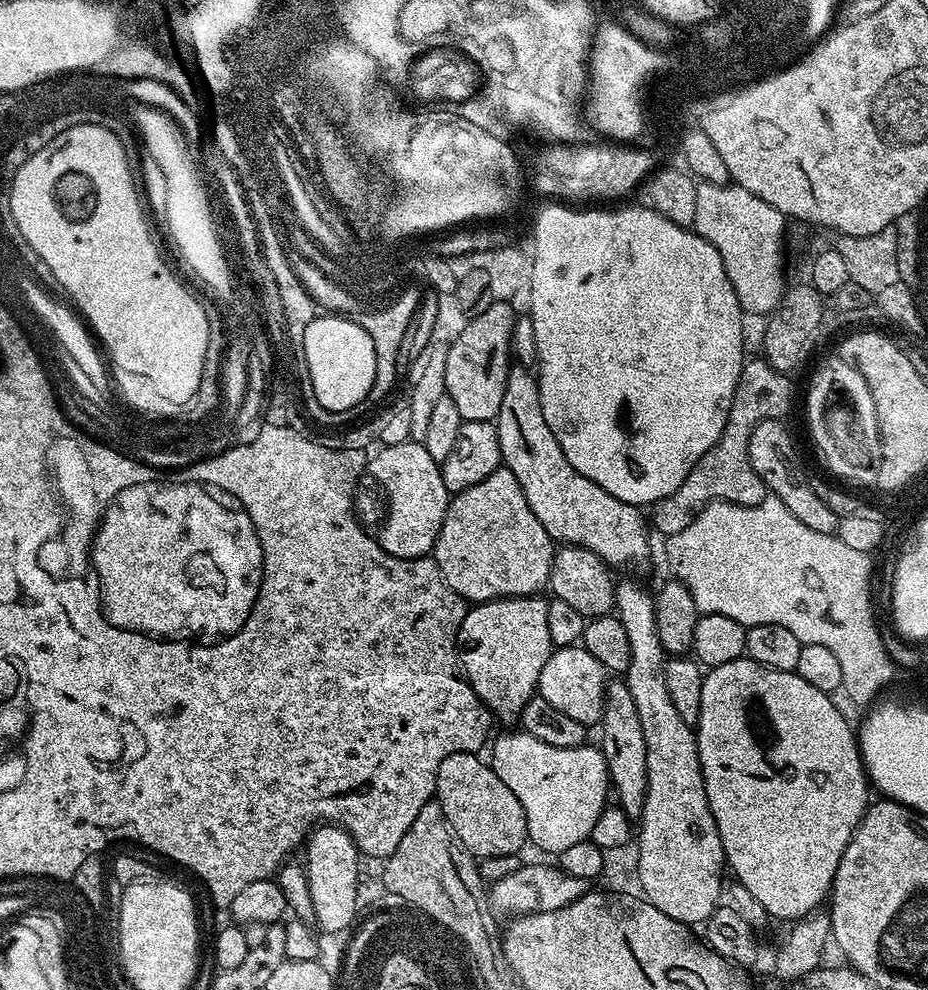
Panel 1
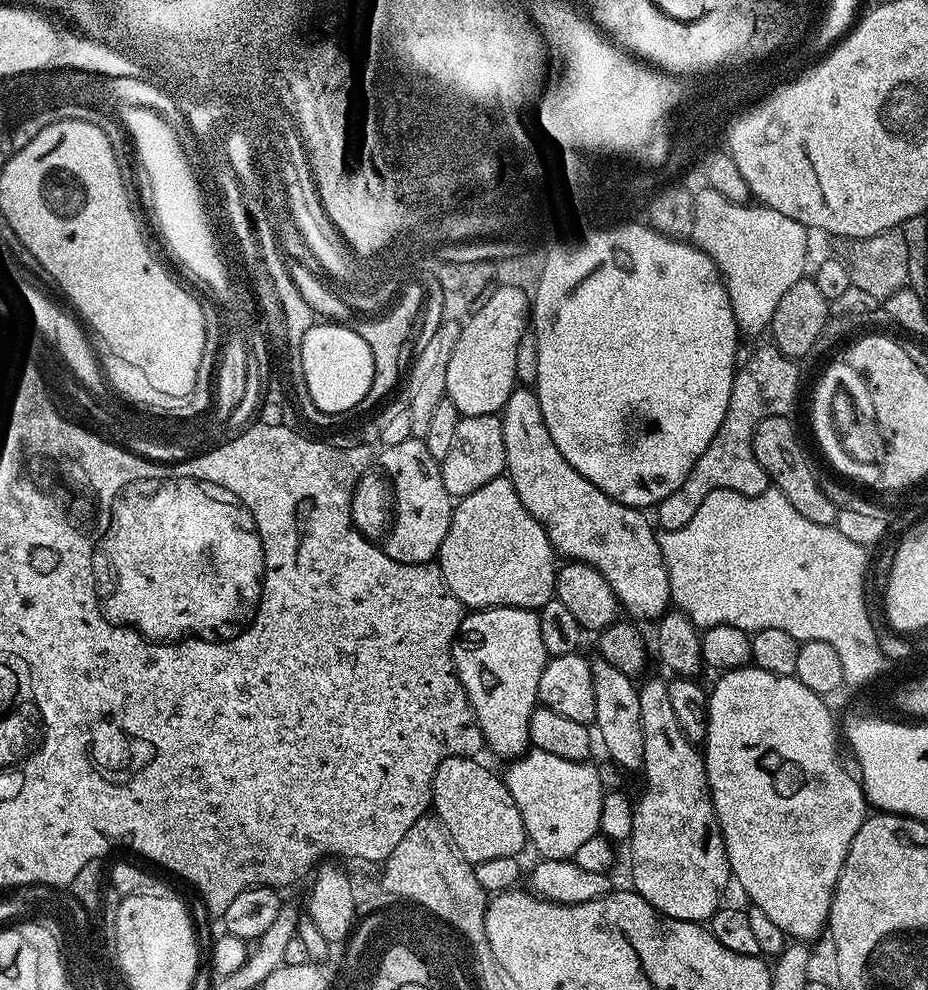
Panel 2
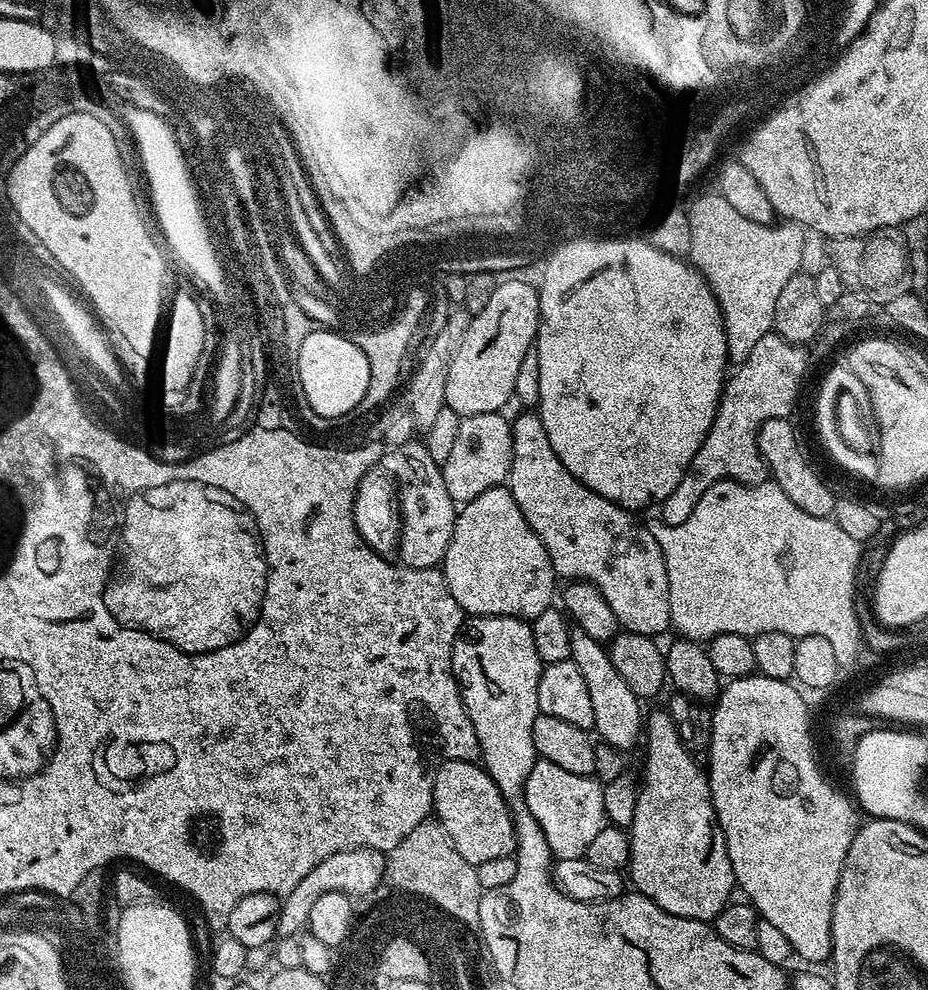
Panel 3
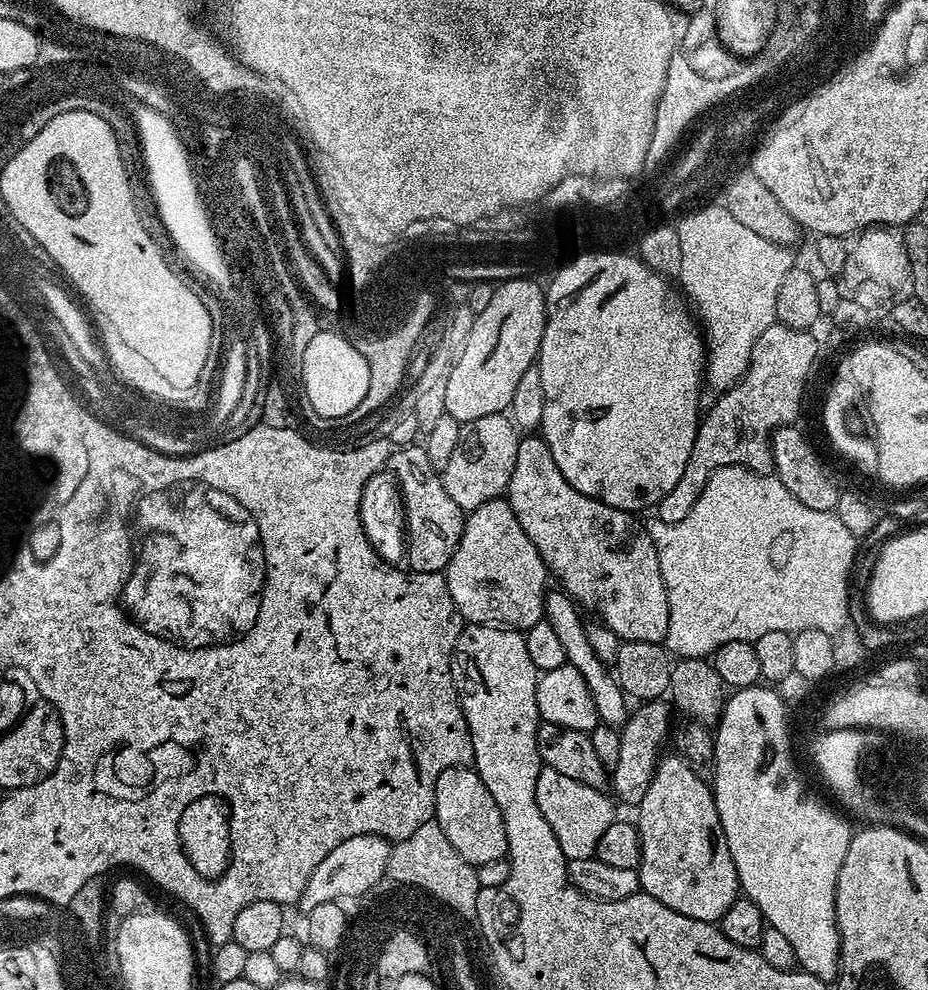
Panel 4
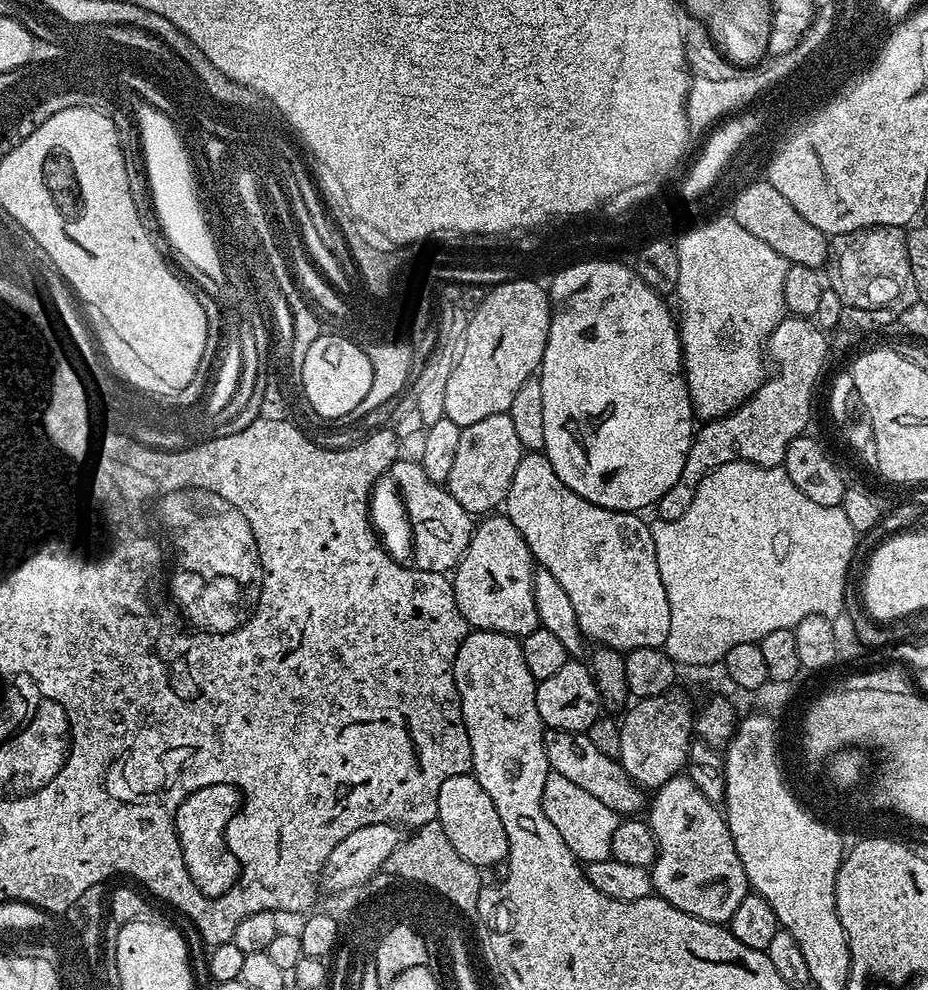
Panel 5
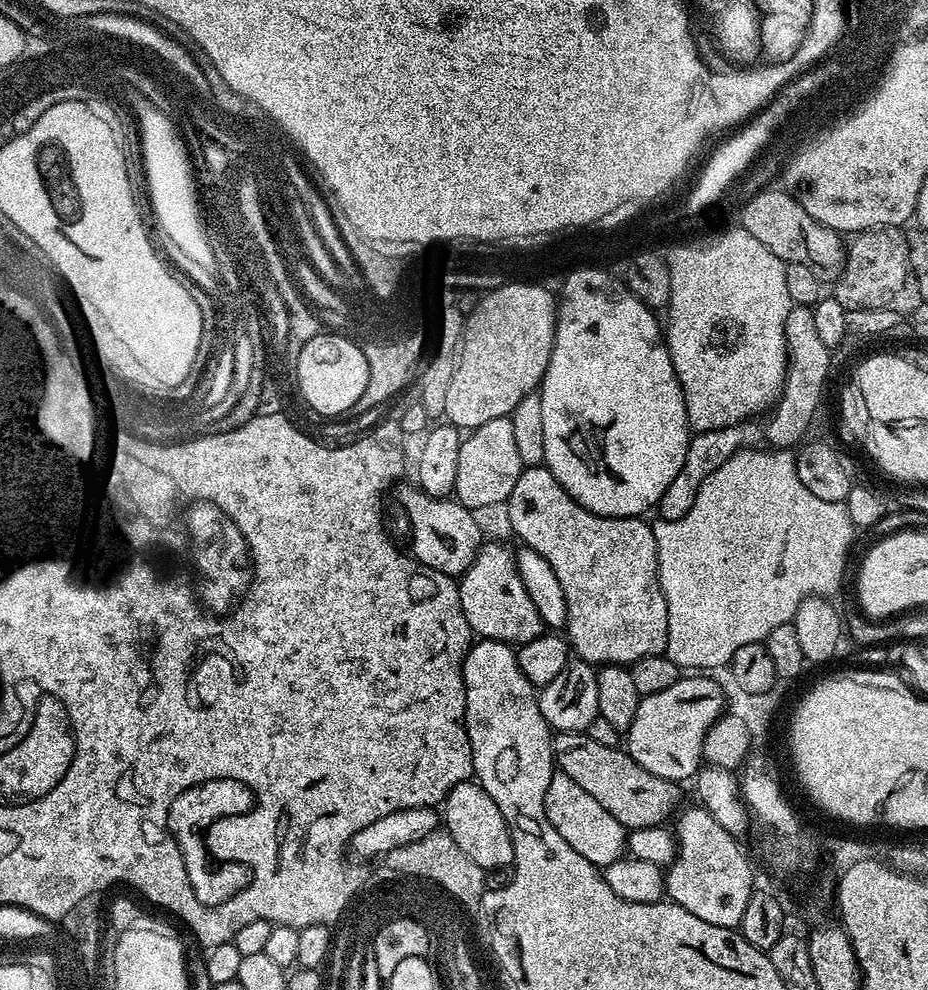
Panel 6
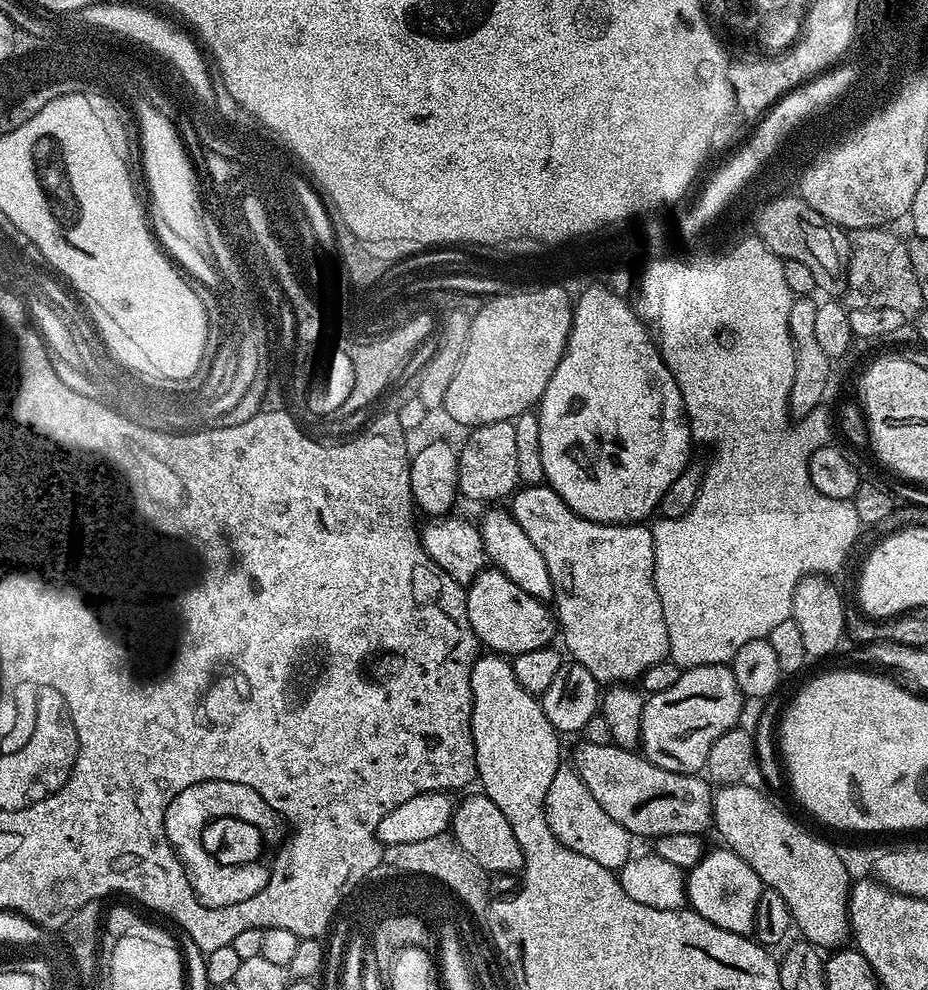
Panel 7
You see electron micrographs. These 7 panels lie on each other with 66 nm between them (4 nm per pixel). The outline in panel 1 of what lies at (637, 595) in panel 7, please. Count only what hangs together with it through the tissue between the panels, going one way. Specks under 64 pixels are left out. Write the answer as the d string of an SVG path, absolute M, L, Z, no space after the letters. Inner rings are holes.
M516 362L508 369L506 390L502 394L502 406L495 418L498 446L503 467L518 478L518 486L522 486L522 494L526 494L526 502L530 502L530 510L534 510L534 518L542 522L542 530L550 534L554 542L561 545L573 544L586 550L594 550L598 558L602 558L613 569L619 570L627 564L640 564L648 556L649 525L639 507L630 502L622 502L622 498L614 498L614 494L606 494L598 482L590 482L570 462L566 462L566 454L562 454L562 446L558 446L558 438L554 438L554 430L546 426L546 414L542 414L542 398L540 397L540 382L532 376L525 365Z

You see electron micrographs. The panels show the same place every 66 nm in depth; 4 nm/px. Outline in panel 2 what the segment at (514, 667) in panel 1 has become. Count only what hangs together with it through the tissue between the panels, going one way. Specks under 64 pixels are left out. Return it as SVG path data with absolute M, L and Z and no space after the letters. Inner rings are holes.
M481 608L472 610L461 619L460 630L452 641L452 663L458 679L468 695L485 745L496 756L519 758L529 751L528 727L538 707L538 682L550 657L542 646L539 611L530 608Z

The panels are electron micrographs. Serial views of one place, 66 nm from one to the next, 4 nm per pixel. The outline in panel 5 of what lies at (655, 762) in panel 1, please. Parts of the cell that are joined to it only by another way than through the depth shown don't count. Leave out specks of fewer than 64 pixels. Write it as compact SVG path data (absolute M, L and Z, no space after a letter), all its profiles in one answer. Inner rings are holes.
M686 774L670 778L653 796L646 819L656 839L656 861L650 869L655 895L694 918L727 925L750 885L723 811Z

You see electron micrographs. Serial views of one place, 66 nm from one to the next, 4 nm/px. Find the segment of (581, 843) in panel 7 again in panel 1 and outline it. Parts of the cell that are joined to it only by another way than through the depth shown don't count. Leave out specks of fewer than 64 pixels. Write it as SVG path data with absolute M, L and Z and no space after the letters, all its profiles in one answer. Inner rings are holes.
M523 730L508 732L491 741L492 757L490 763L494 774L514 790L514 798L522 802L522 810L526 810L526 826L528 827L528 839L534 845L537 844L544 852L558 854L574 846L574 842L582 842L589 839L594 830L594 822L603 814L606 807L604 799L610 796L610 781L608 779L608 767L604 761L604 754L599 747L585 742L576 748L563 748L562 746L550 746L530 733Z

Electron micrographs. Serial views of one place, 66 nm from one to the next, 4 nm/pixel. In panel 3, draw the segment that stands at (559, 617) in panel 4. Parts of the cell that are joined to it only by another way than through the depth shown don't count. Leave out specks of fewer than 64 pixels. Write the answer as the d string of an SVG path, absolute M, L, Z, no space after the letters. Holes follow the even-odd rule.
M573 627L570 634L570 654L571 660L578 666L582 679L586 682L586 690L590 693L590 703L594 709L595 735L600 735L598 737L603 743L619 750L634 747L636 739L639 736L641 739L642 736L642 701L634 694L634 690L630 690L630 686L626 686L614 662L610 662L607 647L601 641L590 638L586 630Z

